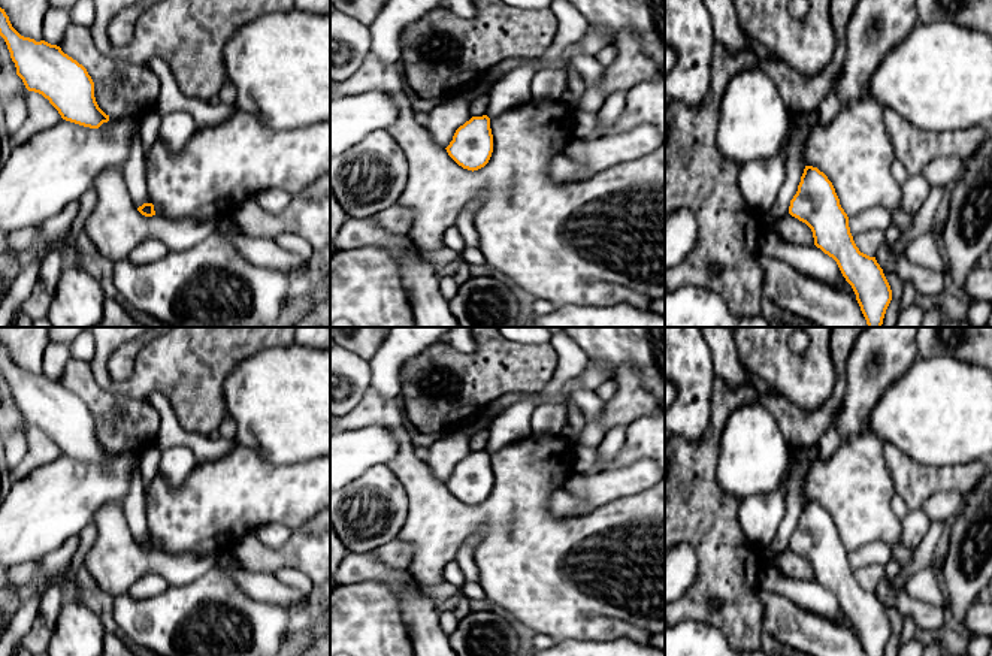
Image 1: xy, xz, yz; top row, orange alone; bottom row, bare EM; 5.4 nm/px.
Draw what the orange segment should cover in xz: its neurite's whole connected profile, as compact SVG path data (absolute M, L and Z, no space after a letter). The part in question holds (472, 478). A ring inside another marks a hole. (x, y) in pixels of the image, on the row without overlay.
M487 450L472 451L456 465L445 484L463 504L474 507L484 502L493 487L490 453Z

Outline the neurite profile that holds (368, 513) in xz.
M387 465L330 493L330 525L350 553L369 553L396 541L406 522L406 490Z

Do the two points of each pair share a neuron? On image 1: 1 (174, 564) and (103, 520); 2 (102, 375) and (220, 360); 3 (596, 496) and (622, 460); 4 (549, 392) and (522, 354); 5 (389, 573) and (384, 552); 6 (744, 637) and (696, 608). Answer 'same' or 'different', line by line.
1: same
2: same
3: different
4: different
5: different
6: same

